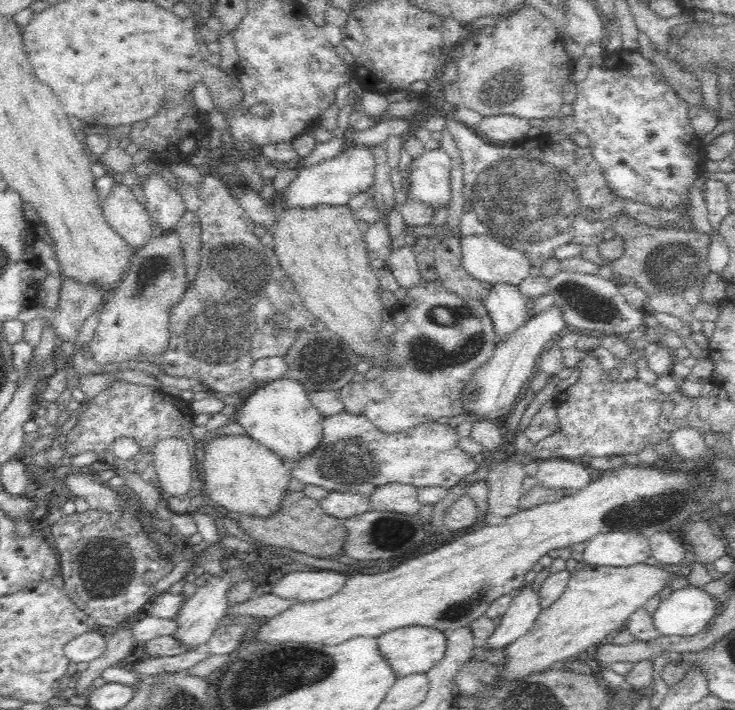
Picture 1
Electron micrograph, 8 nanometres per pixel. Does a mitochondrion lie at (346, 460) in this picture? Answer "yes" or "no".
yes

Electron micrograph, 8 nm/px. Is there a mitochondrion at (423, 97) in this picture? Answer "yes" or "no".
no

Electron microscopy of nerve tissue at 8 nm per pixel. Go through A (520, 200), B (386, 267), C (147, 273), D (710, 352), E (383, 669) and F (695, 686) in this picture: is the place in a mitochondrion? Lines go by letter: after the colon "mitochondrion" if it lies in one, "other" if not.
A: mitochondrion
B: other
C: mitochondrion
D: other
E: other
F: other

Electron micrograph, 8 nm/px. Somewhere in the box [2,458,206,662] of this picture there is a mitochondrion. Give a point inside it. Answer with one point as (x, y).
(105, 573)

